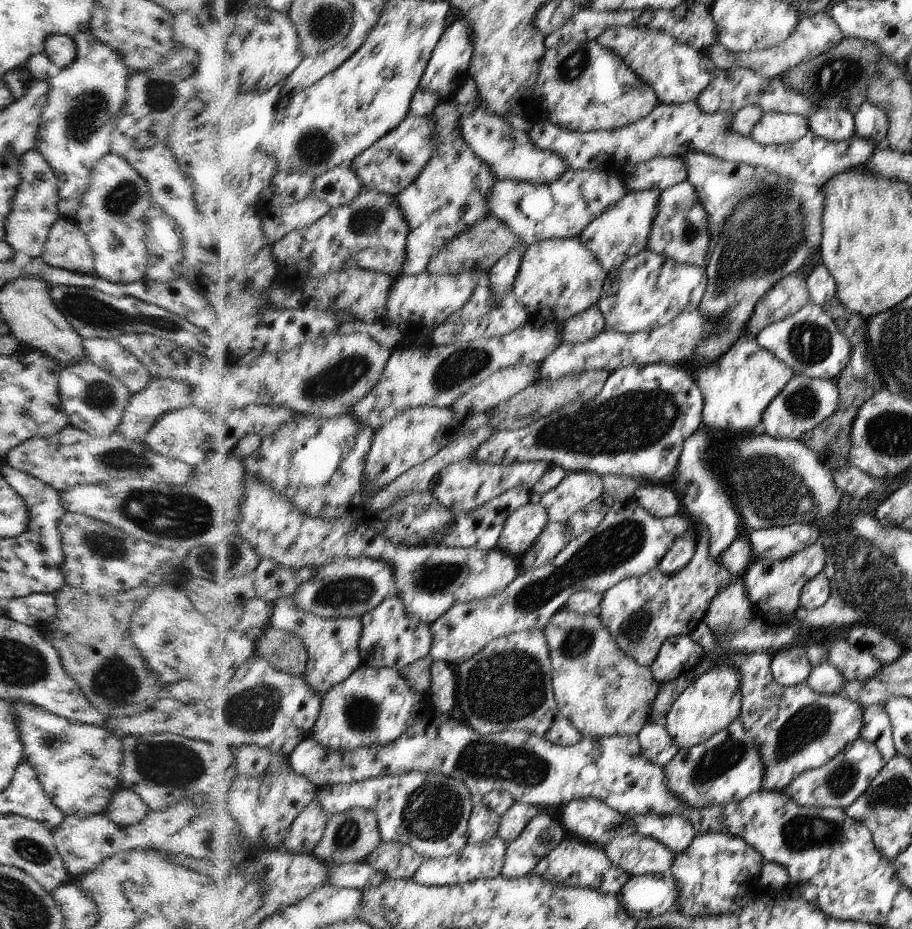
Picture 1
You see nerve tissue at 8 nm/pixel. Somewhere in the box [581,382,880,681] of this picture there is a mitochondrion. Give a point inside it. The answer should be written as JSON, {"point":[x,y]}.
{"point":[803,402]}

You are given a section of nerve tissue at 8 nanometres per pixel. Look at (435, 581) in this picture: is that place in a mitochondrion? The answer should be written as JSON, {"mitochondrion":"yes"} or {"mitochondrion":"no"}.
{"mitochondrion":"yes"}

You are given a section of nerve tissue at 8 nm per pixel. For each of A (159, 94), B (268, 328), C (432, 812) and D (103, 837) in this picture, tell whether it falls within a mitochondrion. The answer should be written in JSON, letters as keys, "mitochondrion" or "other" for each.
{"A":"mitochondrion","B":"other","C":"mitochondrion","D":"other"}

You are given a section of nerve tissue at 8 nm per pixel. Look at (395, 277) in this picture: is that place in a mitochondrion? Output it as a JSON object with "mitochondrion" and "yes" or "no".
{"mitochondrion":"no"}

